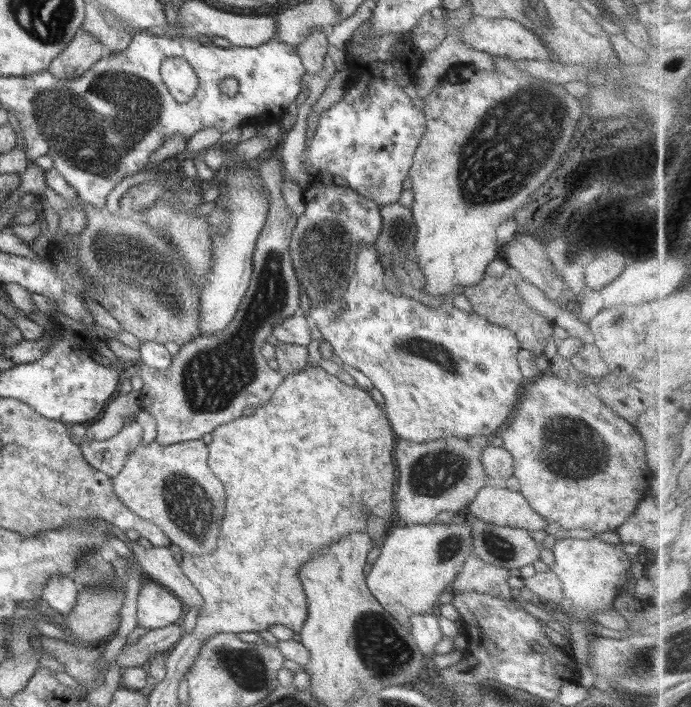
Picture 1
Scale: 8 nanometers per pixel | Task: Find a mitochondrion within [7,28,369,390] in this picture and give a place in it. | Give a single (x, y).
(70, 125)

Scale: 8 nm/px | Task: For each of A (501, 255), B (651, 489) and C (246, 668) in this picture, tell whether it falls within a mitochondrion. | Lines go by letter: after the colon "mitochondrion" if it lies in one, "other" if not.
A: other
B: other
C: mitochondrion

